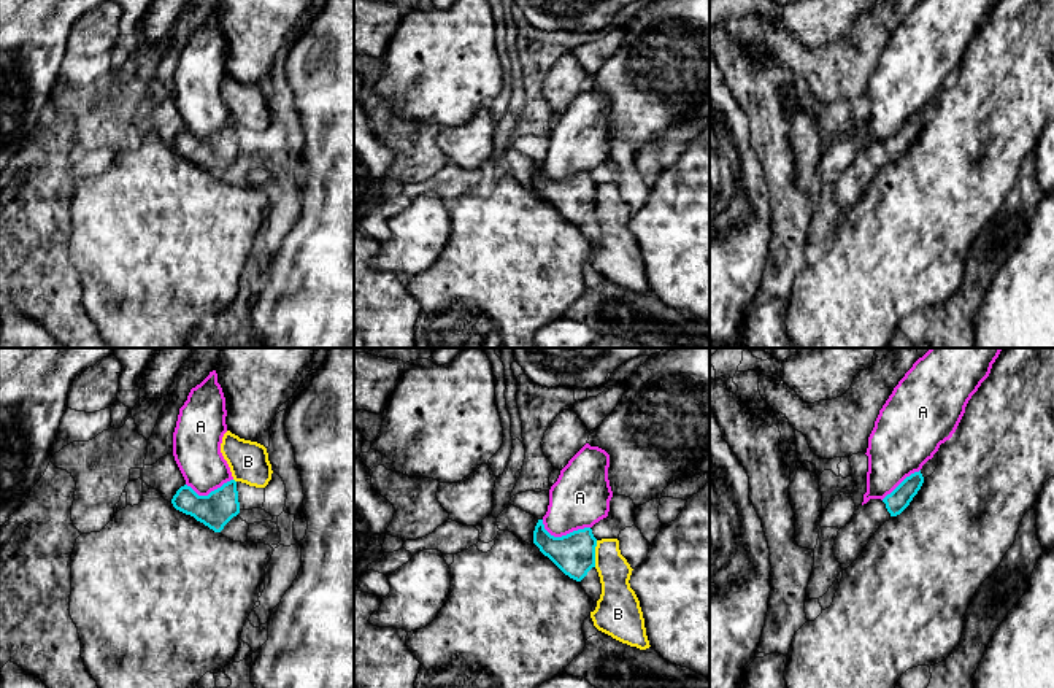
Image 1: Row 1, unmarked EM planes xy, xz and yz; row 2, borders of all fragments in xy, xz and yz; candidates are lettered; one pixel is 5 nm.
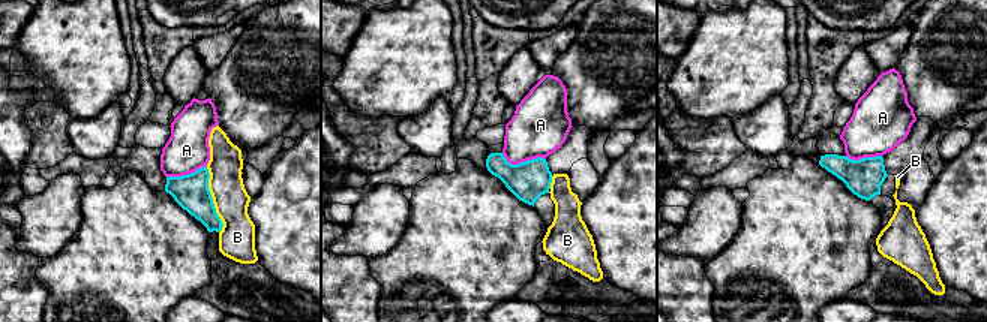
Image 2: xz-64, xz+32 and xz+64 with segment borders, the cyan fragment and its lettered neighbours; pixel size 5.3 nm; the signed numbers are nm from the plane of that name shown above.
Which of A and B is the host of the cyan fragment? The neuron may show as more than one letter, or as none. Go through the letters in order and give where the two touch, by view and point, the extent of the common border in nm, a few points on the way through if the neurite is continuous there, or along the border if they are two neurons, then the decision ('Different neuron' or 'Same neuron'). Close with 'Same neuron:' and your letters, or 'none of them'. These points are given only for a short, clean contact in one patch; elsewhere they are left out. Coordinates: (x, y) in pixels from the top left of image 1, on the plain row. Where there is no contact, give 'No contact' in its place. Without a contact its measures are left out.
A: Touches cyan at xz (564, 180). Shared border 260 nm. Boundary: xz (542, 164), (543, 170), (554, 180), (565, 180), (589, 170). Different neuron
B: Touches cyan at xz (594, 197). Shared border 140 nm. Boundary: xz (597, 185), (594, 210). Different neuron
Same neuron: none of them

